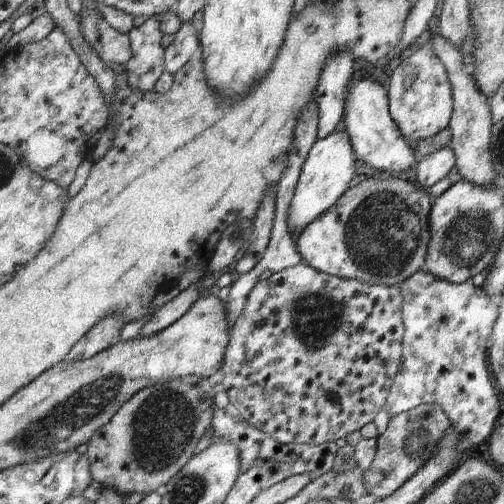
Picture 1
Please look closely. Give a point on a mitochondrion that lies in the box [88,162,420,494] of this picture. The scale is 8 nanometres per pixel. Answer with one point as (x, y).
(163, 425)

